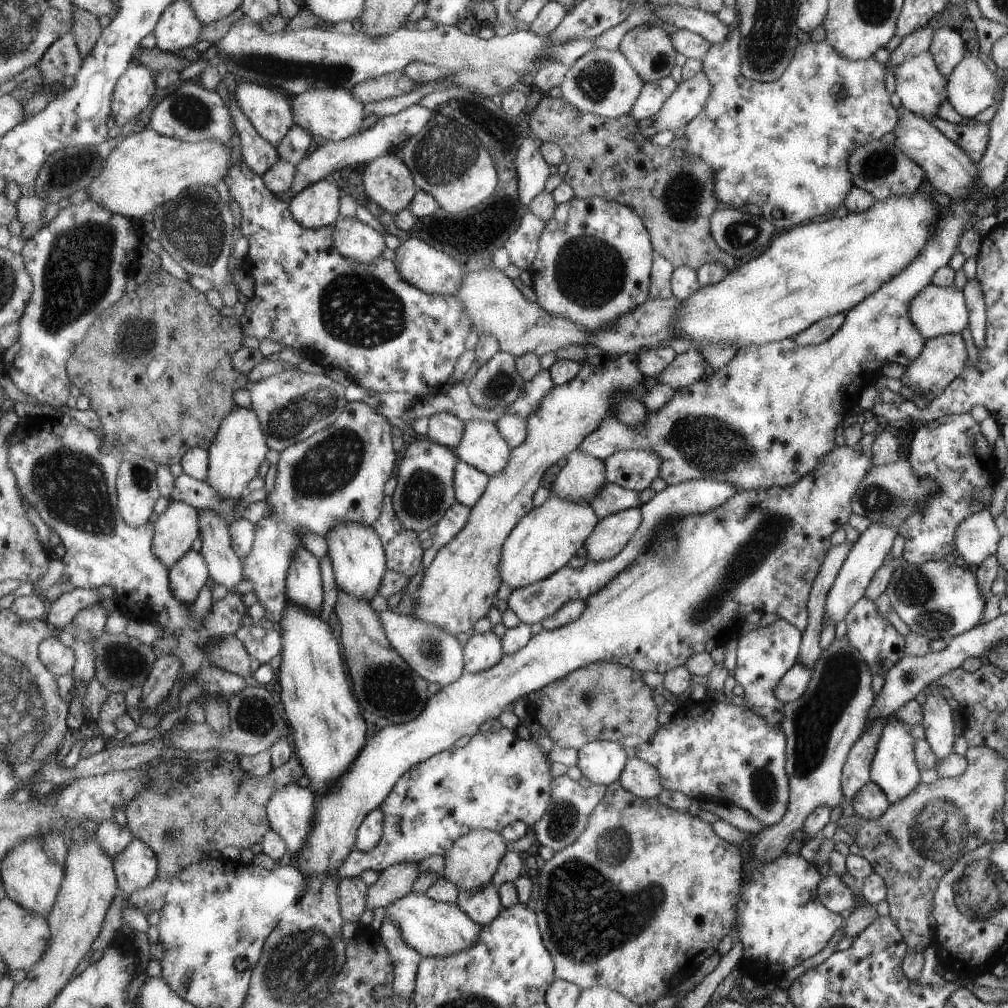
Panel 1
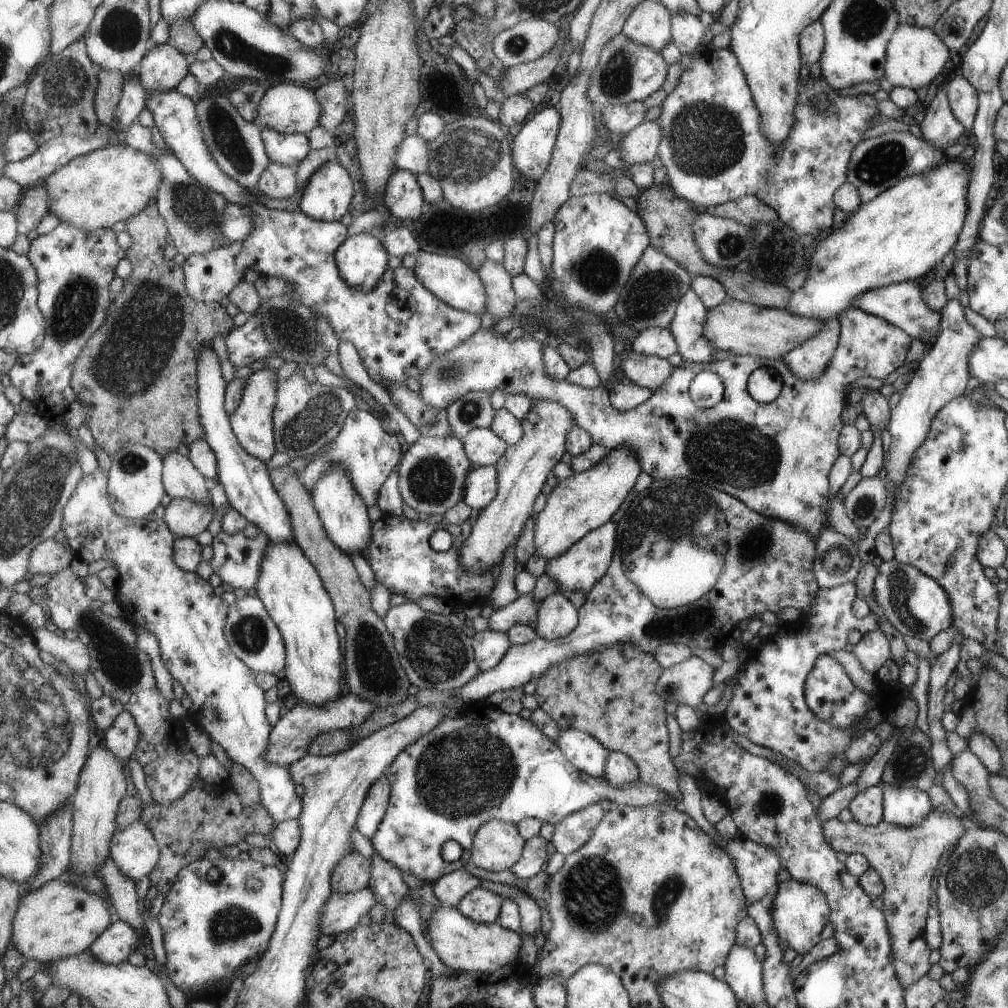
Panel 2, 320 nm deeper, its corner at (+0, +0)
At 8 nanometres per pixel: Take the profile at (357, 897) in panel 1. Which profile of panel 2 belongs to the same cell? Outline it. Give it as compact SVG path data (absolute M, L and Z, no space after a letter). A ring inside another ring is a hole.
M353 850L333 869L333 888L337 892L354 893L372 885L372 860Z

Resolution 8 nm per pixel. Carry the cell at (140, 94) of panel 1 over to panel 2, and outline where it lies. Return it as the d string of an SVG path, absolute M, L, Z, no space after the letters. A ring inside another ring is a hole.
M170 42L155 45L139 64L142 85L149 94L173 90L187 74L190 65L185 53Z

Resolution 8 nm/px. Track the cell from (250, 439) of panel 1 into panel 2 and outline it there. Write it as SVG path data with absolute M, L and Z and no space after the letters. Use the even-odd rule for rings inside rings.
M267 367L253 371L247 378L240 407L230 416L230 419L234 433L249 454L267 463L275 456L277 448L274 412L278 401L277 391L280 381L277 378L277 369Z

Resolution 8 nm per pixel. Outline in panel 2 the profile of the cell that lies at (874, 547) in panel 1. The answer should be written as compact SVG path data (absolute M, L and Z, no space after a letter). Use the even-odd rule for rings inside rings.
M957 299L946 301L945 306L940 310L940 332L923 359L918 362L916 369L912 371L913 376L902 388L899 400L888 418L887 430L891 441L885 455L887 458L885 480L892 484L893 494L905 476L913 451L922 438L925 438L926 430L937 409L965 390L967 378L970 376L968 356L982 336L967 324L962 309Z

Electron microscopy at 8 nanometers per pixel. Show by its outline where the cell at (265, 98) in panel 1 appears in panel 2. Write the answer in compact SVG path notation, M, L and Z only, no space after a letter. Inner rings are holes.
M263 127L262 137L272 162L295 170L311 152L308 133L285 134Z

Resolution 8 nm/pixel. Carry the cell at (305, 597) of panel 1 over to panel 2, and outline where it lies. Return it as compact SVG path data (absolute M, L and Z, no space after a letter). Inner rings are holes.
M205 347L200 352L199 360L200 421L205 427L205 439L213 447L218 458L219 476L217 481L225 488L227 502L250 521L260 527L260 532L269 535L272 541L295 541L292 516L284 498L276 489L266 462L249 454L234 433L232 422L226 409L226 390L229 381L225 380L221 370L219 354L212 347Z

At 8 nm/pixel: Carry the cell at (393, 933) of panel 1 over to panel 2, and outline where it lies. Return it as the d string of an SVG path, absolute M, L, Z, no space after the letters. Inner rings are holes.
M374 850L371 860L373 878L371 887L377 900L387 908L384 922L395 923L394 912L403 902L403 898L409 894L410 888L403 880L403 871L384 859L382 854Z

